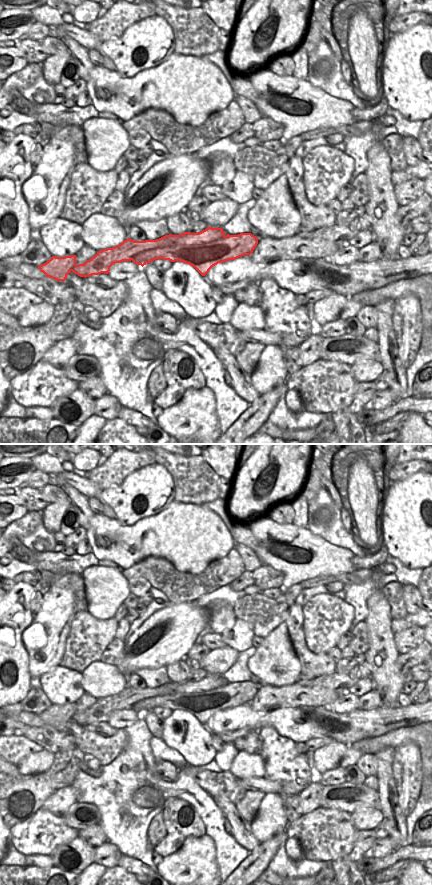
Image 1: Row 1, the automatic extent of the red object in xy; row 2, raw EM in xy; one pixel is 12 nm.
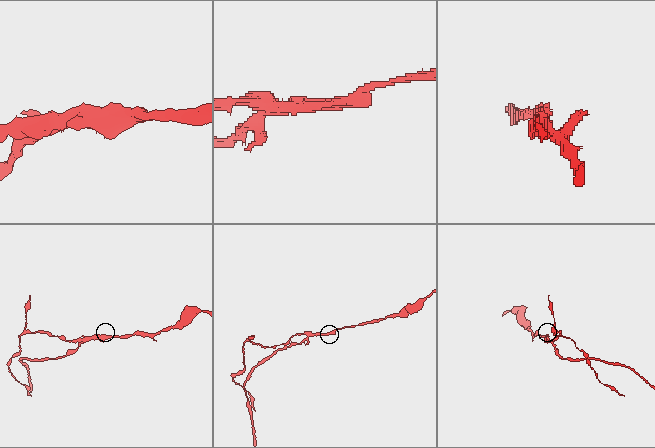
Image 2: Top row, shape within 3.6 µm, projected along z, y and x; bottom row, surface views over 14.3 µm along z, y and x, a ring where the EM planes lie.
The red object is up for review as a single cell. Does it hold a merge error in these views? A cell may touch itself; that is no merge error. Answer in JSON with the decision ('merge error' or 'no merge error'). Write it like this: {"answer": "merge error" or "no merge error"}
{"answer": "merge error"}

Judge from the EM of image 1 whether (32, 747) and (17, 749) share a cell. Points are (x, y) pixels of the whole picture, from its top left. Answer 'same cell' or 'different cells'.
same cell

